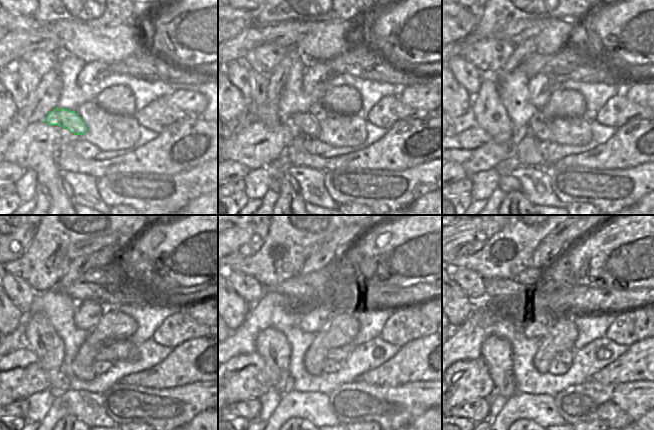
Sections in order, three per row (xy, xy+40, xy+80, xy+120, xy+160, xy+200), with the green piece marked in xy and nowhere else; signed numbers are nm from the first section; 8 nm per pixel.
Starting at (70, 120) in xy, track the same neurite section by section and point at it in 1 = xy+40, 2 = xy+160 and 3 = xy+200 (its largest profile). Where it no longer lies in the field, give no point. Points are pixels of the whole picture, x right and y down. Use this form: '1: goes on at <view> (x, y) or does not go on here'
1: goes on at xy+40 (307, 125)
2: goes on at xy+160 (339, 355)
3: goes on at xy+200 (566, 356)

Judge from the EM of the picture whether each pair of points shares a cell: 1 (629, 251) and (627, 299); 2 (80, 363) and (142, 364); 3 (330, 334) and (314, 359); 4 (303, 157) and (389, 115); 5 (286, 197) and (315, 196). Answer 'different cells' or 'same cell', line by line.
1: same cell
2: different cells
3: same cell
4: different cells
5: different cells

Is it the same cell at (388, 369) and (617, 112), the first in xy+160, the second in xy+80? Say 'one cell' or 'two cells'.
two cells

